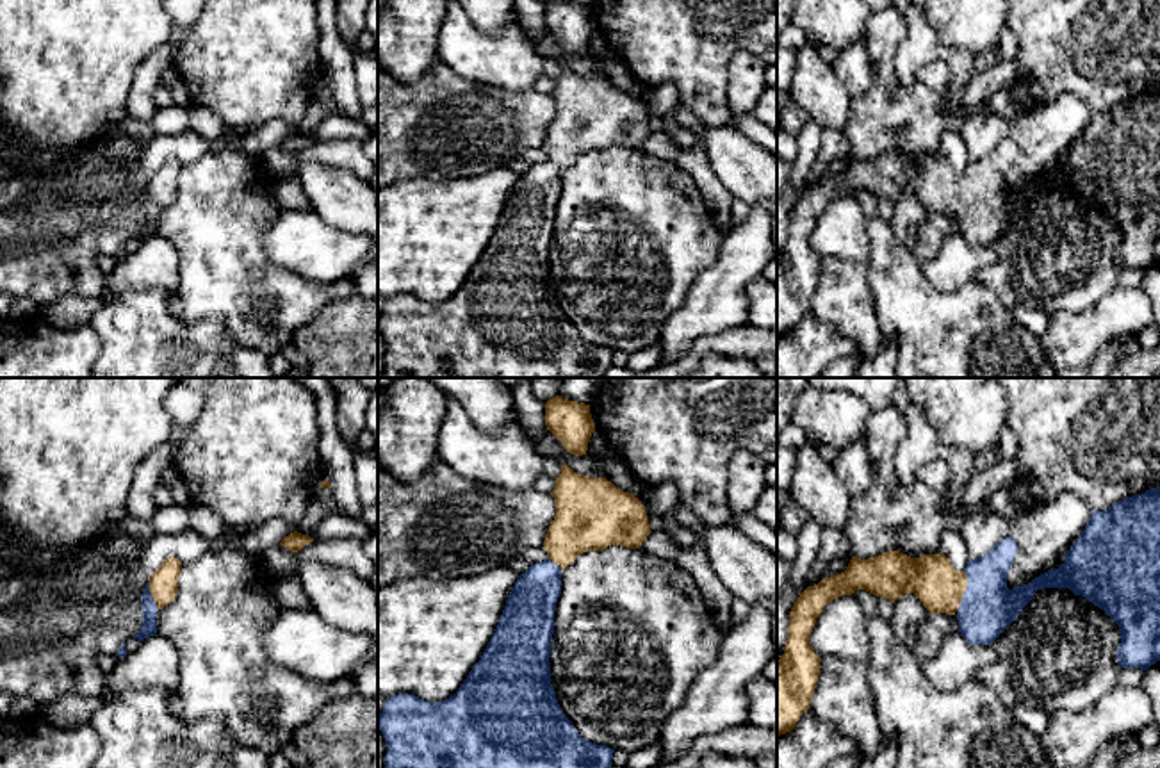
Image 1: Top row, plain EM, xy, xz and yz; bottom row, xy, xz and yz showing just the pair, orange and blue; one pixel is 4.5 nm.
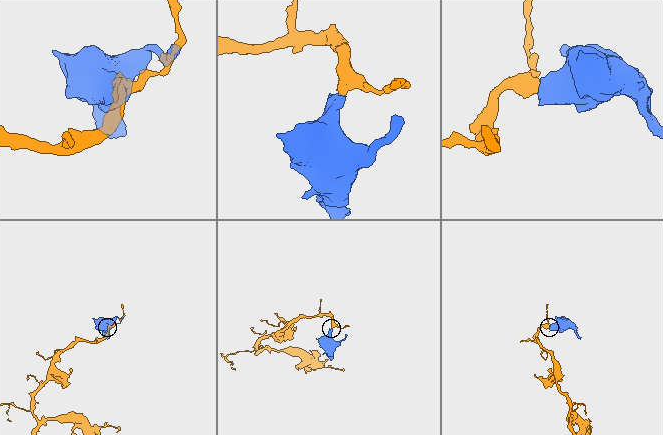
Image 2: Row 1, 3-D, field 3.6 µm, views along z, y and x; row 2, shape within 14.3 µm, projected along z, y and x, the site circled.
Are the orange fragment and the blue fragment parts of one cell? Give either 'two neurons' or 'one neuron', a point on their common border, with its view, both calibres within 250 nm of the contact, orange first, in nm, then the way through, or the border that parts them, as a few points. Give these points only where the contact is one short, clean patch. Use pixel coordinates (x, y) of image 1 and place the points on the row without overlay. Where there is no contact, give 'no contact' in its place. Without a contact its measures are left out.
one neuron; meets orange in yz at (964, 191); 220 nm thick on the orange side, 240 nm on the other; runs through yz (931, 179), (943, 191), (964, 191), (975, 195), (988, 207)

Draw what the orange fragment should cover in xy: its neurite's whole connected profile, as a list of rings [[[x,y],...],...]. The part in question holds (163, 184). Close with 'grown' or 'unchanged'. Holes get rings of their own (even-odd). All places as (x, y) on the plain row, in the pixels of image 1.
[[[171,157],[162,162],[146,184],[146,189],[141,194],[143,228],[134,237],[139,244],[146,237],[157,235],[157,212],[173,203],[176,198],[180,171],[182,164]]]; grown

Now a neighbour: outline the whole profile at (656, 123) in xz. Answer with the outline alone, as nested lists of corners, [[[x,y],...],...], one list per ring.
[[[640,84],[640,89],[636,93],[629,93],[629,94],[633,94],[634,98],[638,98],[641,102],[641,105],[645,107],[647,119],[649,119],[649,125],[650,125],[650,132],[666,134],[665,132],[663,116],[656,114],[656,112],[652,112],[649,109],[649,89],[650,87],[645,87],[645,86]]]

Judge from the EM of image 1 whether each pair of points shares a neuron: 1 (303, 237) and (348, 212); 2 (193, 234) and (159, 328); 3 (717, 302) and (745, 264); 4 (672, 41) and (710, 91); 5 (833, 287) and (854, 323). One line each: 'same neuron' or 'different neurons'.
1: different neurons
2: different neurons
3: same neuron
4: same neuron
5: same neuron

